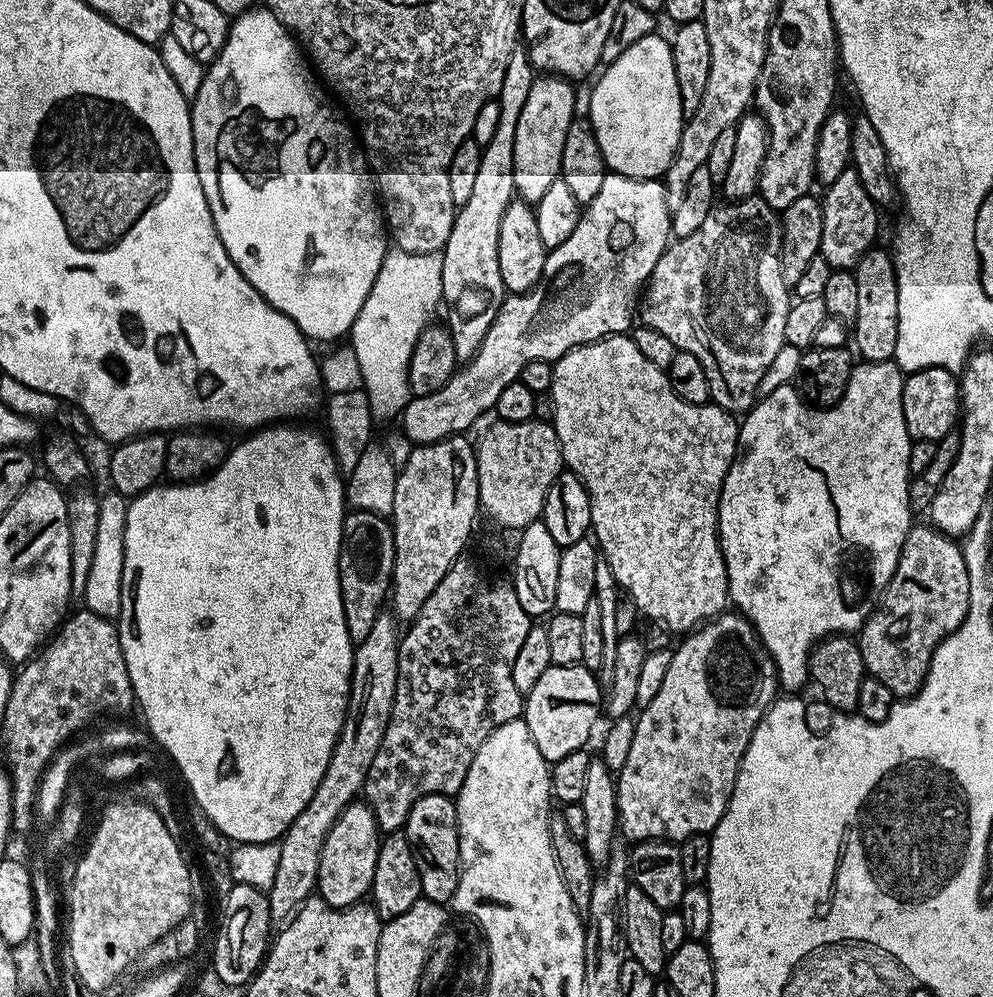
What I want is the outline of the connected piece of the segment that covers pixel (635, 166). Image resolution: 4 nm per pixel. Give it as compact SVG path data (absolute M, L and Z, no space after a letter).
M660 34L642 38L642 42L634 42L634 46L630 46L630 50L622 54L622 58L607 65L603 71L599 73L600 81L592 84L594 98L590 102L590 119L605 165L611 171L635 180L663 177L676 154L676 143L680 141L682 127L680 95L678 82L674 78L671 43L665 37L663 40Z

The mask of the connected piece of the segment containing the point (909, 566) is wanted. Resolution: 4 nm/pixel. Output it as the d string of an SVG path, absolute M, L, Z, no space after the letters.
M917 523L906 534L898 566L879 597L880 605L865 619L858 633L864 671L878 678L896 698L915 696L924 685L932 654L954 630L962 626L970 606L970 574L966 570L964 549L953 537L939 532L931 523Z

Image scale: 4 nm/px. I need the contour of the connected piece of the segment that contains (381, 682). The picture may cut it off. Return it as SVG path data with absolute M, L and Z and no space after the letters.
M385 610L374 622L369 636L361 644L355 645L352 653L352 681L348 695L348 709L344 715L340 737L330 754L326 774L322 774L322 782L318 782L314 798L310 798L302 814L294 818L292 825L278 841L280 845L278 871L274 873L274 886L266 893L273 921L291 920L293 912L316 892L318 862L322 858L322 846L326 842L326 834L330 834L342 810L354 803L364 791L366 774L370 774L374 754L378 754L378 746L382 746L382 738L386 734L386 726L390 722L394 706L394 694L398 682L398 650L402 635L401 629L398 630L396 627L398 627L396 617L391 611Z

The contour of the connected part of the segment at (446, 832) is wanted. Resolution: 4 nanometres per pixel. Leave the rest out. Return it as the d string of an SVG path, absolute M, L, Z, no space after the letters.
M437 792L420 796L414 802L402 831L408 837L418 866L423 899L447 905L454 898L460 881L460 831L455 799Z

